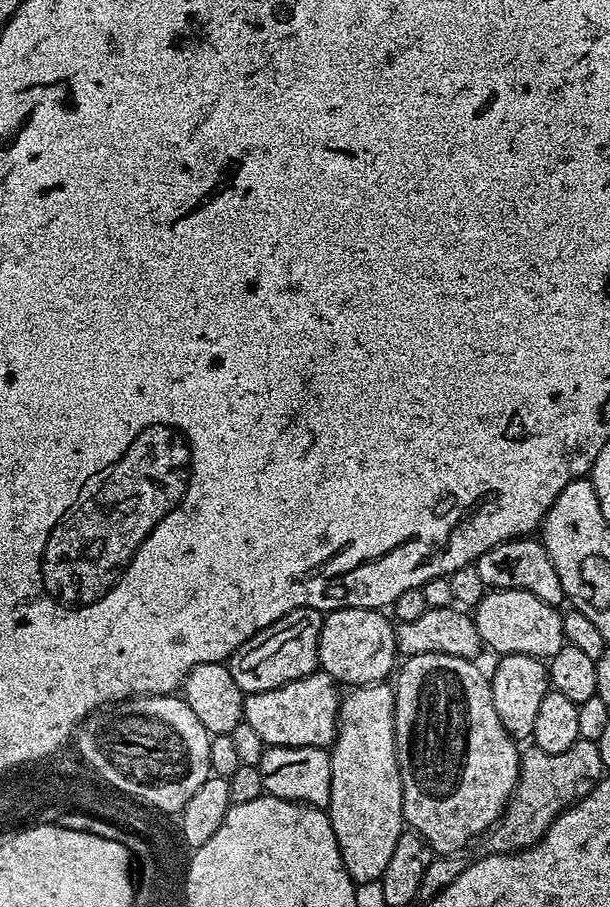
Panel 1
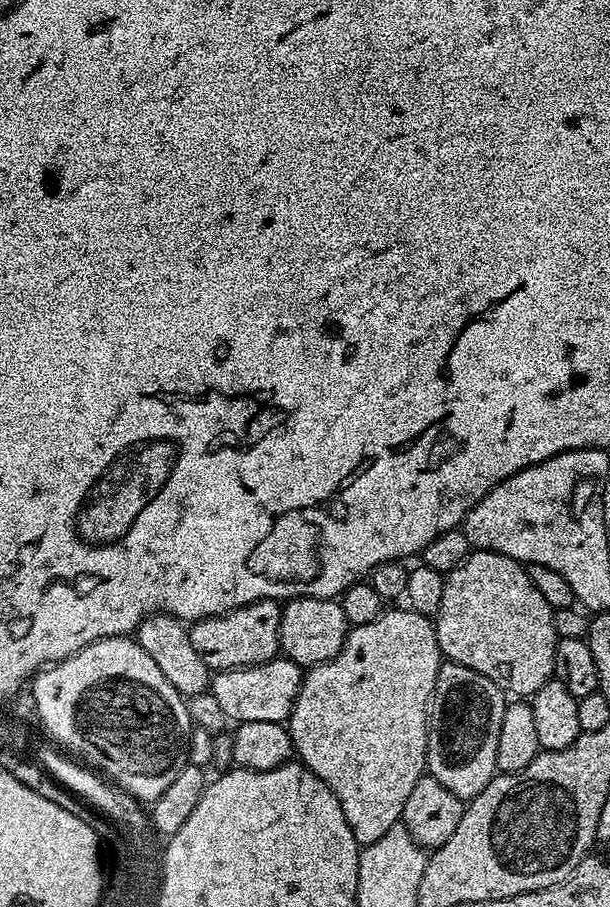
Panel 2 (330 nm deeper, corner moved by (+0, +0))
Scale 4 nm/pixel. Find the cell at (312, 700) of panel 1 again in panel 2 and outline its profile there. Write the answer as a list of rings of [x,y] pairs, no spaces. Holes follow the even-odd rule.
[[[277,658],[249,668],[231,668],[211,677],[211,691],[232,722],[278,722],[284,724],[296,701],[302,679],[301,665]]]

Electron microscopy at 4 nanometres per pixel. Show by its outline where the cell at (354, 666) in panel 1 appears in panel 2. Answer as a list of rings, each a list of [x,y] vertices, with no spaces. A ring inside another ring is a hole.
[[[297,596],[280,609],[280,652],[301,666],[324,664],[339,654],[350,625],[339,599],[323,600],[313,596]]]

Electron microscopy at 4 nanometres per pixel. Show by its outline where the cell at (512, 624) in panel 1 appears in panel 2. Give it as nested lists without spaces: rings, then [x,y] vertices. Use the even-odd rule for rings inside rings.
[[[473,551],[452,572],[447,573],[442,590],[442,606],[436,611],[434,627],[441,653],[451,663],[461,664],[494,682],[516,698],[530,698],[547,680],[553,679],[554,654],[558,639],[553,609],[542,598],[527,567],[506,554]]]

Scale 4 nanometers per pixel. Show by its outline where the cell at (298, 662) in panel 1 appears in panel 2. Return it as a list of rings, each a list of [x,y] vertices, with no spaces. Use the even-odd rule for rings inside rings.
[[[259,600],[217,616],[197,620],[188,628],[194,651],[210,670],[225,672],[231,668],[249,668],[277,659],[280,652],[281,601]]]

